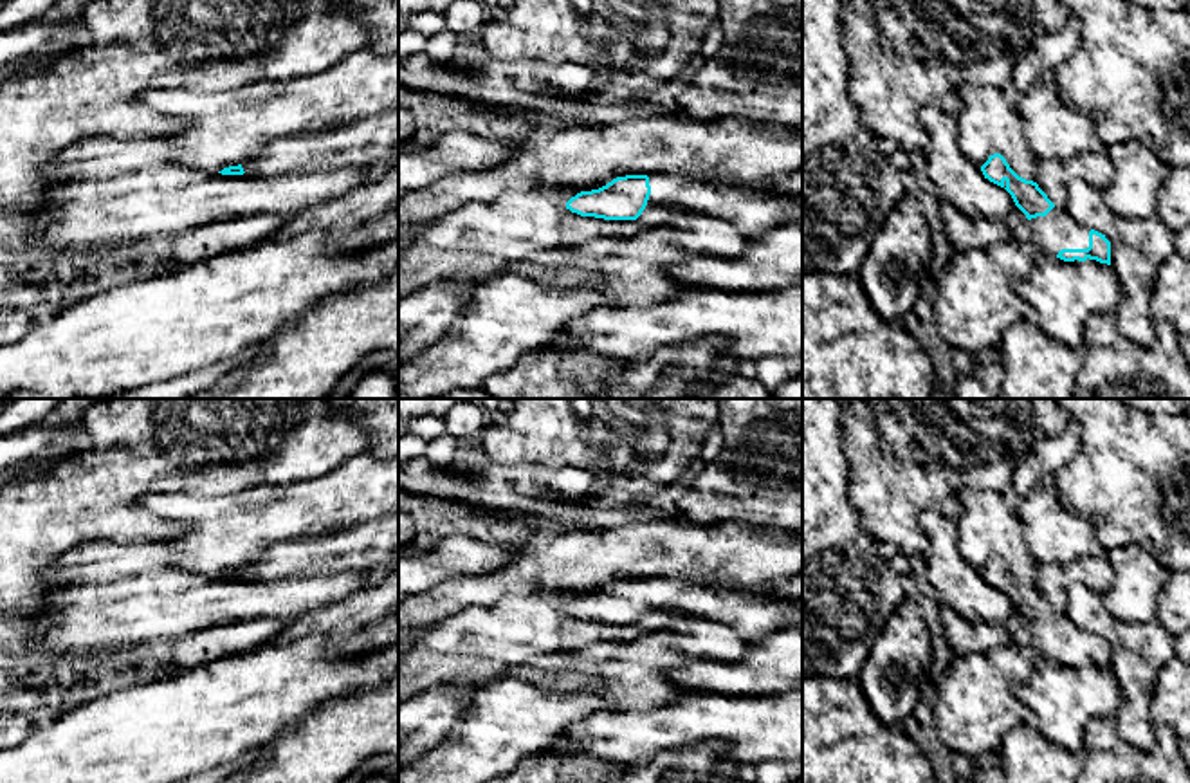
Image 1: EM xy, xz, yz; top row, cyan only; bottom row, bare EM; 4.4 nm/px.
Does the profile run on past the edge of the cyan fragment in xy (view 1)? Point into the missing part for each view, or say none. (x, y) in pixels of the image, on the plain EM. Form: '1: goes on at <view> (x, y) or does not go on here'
1: does not go on here

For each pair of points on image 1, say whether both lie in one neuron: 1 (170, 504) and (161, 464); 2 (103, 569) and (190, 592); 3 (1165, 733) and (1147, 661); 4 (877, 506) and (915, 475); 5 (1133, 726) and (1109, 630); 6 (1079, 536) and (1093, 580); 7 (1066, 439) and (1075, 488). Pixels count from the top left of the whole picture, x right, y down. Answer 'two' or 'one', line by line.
1: two
2: one
3: two
4: one
5: one
6: two
7: two

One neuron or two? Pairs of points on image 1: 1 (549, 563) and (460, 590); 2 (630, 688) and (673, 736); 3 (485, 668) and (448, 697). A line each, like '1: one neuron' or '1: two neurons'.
1: one neuron
2: two neurons
3: two neurons

